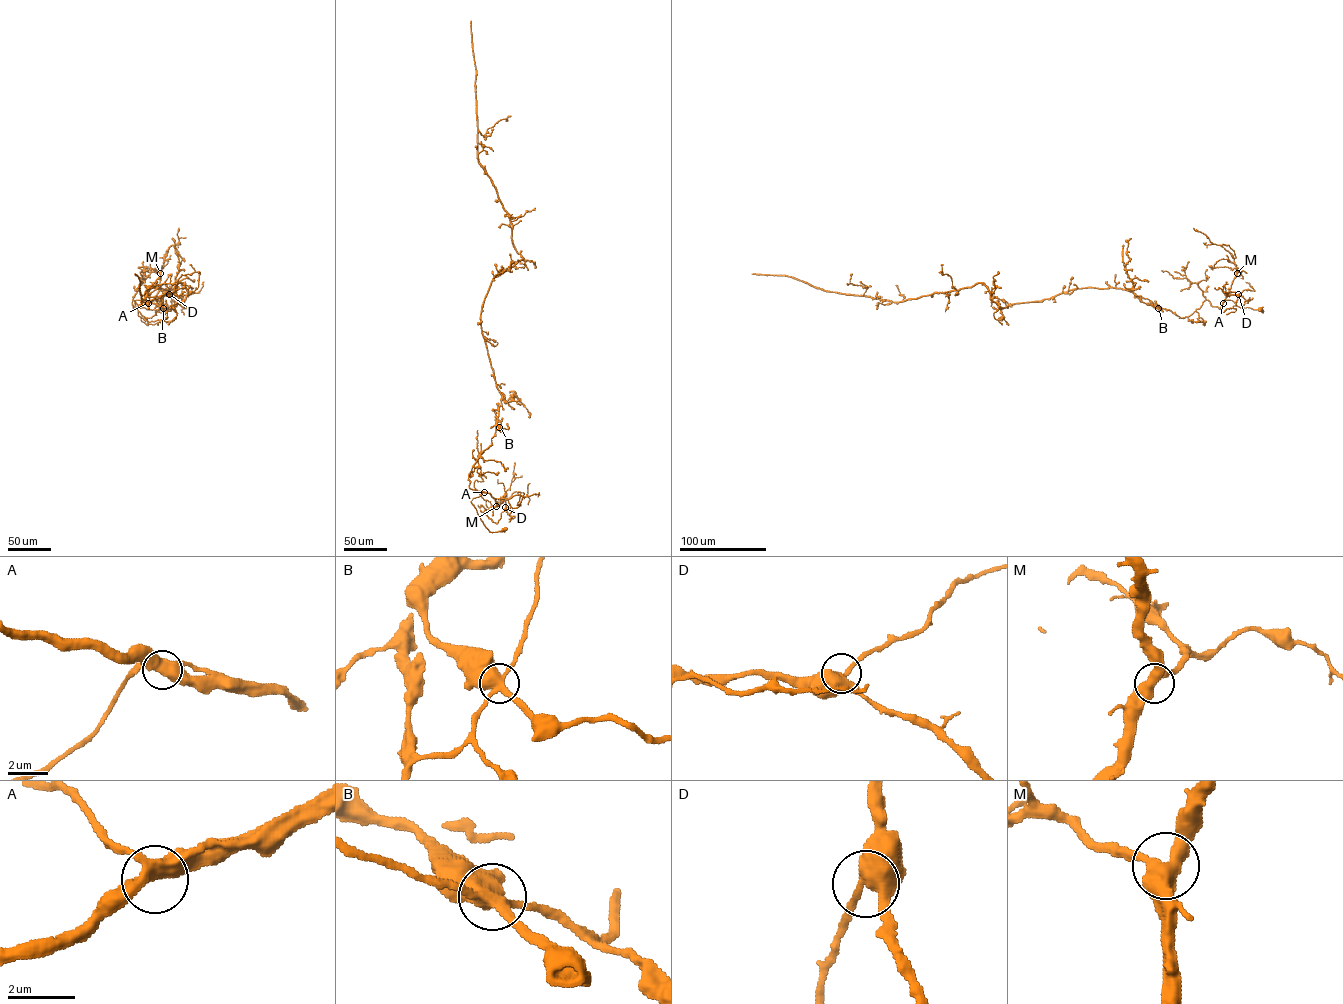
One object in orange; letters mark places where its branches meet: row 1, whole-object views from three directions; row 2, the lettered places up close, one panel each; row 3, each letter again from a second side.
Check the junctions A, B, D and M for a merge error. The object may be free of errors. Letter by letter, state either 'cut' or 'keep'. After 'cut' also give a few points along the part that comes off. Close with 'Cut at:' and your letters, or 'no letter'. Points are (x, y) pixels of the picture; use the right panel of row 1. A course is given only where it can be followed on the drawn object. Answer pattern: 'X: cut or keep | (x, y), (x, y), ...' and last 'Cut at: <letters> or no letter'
A: keep
B: cut | (1158, 308), (1169, 310), (1184, 318), (1206, 300), (1219, 308), (1228, 294), (1237, 272), (1233, 257), (1193, 228)
D: keep
M: keep
Cut at: B

